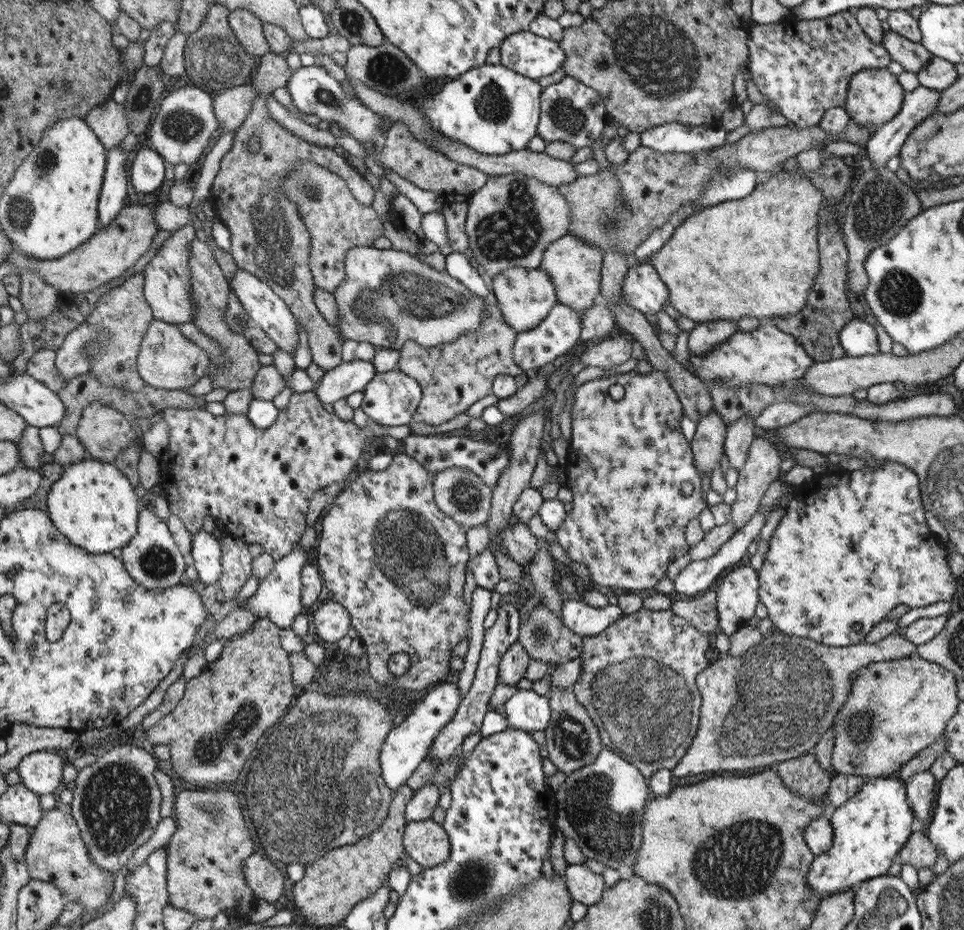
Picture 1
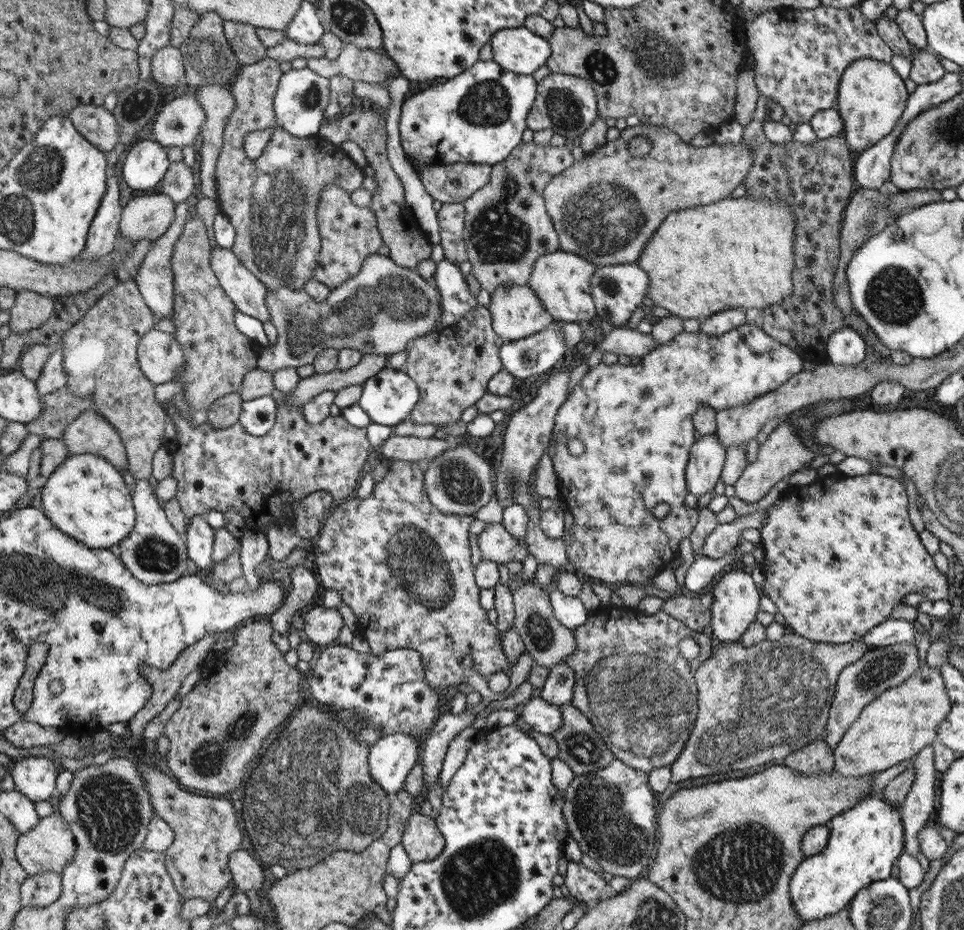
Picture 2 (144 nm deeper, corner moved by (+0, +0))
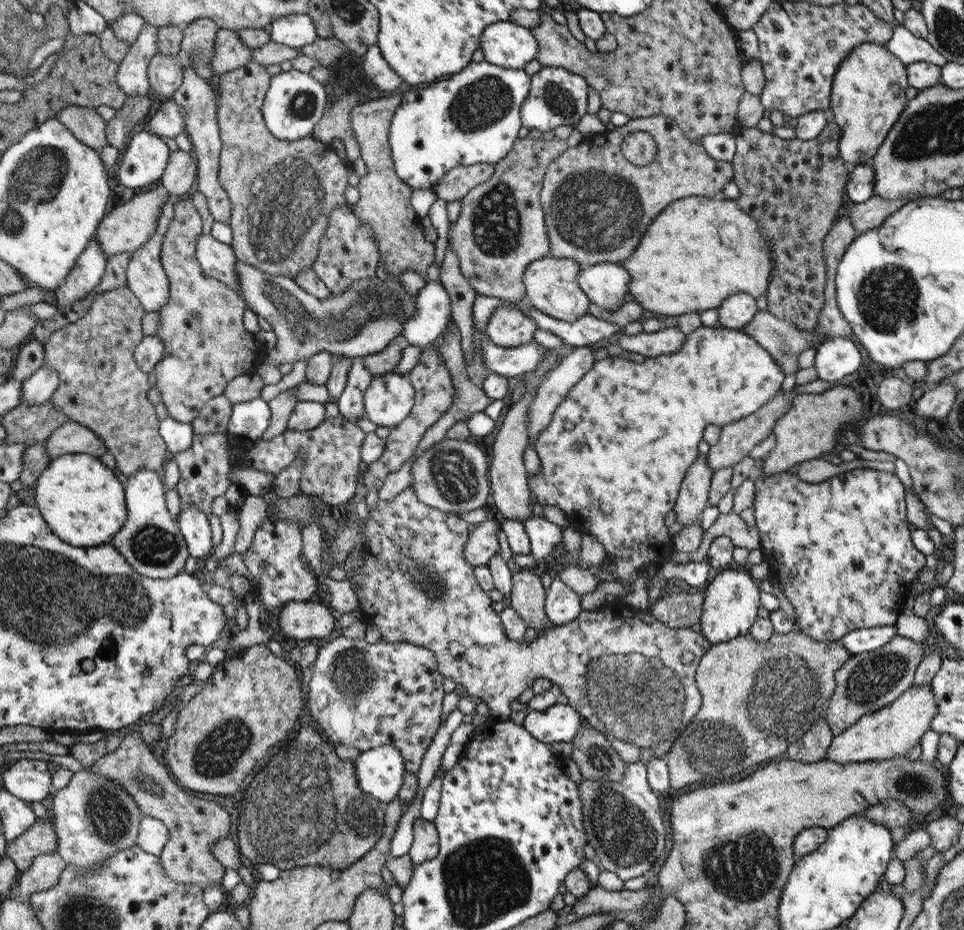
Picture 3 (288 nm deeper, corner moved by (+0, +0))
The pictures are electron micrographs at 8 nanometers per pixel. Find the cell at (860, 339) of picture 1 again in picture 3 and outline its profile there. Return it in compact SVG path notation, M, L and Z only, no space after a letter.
M831 336L817 344L815 348L815 370L821 380L841 380L843 376L855 372L861 364L861 354L857 346L847 336Z

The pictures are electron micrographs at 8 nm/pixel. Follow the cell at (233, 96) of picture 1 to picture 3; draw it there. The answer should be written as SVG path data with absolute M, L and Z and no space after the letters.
M191 68L183 70L183 82L181 86L173 92L173 102L181 104L185 114L187 114L187 128L185 134L191 138L191 154L197 164L197 178L195 178L195 190L205 196L207 208L213 214L215 222L227 222L231 218L229 210L229 200L227 192L219 184L219 154L221 154L221 138L219 138L219 122L217 122L217 92L215 92L215 82L207 82L199 78Z

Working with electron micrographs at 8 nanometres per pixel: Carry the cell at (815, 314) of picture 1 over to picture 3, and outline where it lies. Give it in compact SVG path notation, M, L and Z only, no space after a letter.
M829 122L821 130L821 134L811 142L799 142L799 140L783 142L767 132L761 132L757 126L737 128L735 156L731 160L735 168L733 184L737 184L739 188L737 204L755 220L761 220L761 224L765 224L773 256L777 260L777 270L773 272L767 290L767 312L779 320L791 322L799 332L813 334L817 342L825 340L825 334L817 330L819 312L825 304L825 284L827 284L827 268L823 262L823 240L829 234L837 208L843 202L843 188L847 188L845 182L849 182L839 152L839 142L841 142L841 128L835 122Z

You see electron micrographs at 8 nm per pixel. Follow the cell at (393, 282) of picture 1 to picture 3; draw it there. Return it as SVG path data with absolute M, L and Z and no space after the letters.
M237 262L237 272L241 274L245 290L243 302L247 302L251 312L265 318L275 334L275 346L265 350L257 368L279 368L281 364L307 362L319 352L329 352L331 356L341 358L375 356L389 348L393 340L401 342L405 322L417 314L417 294L409 292L405 282L391 272L385 272L387 276L381 280L377 276L355 280L347 290L329 294L325 300L311 296L285 276L265 274L243 262Z

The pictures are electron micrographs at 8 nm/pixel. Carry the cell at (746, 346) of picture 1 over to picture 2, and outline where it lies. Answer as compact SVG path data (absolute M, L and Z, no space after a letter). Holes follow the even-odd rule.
M743 324L721 336L681 332L667 346L655 346L637 366L597 364L587 370L555 416L553 436L557 446L551 448L549 444L547 448L559 482L559 496L565 502L565 510L573 514L571 528L561 536L573 570L587 574L591 580L603 580L609 588L621 584L651 584L659 570L671 562L669 558L675 556L679 540L689 538L691 528L695 528L699 518L699 510L681 504L689 490L685 470L689 464L689 448L693 448L695 442L695 406L705 402L715 412L743 406L745 402L779 388L791 376L799 374L803 370L803 362L805 360L793 348L777 342L763 328ZM573 440L583 446L579 456L569 454L569 442ZM659 502L665 502L665 508L669 508L663 510L663 520L657 520L651 514L651 508Z

